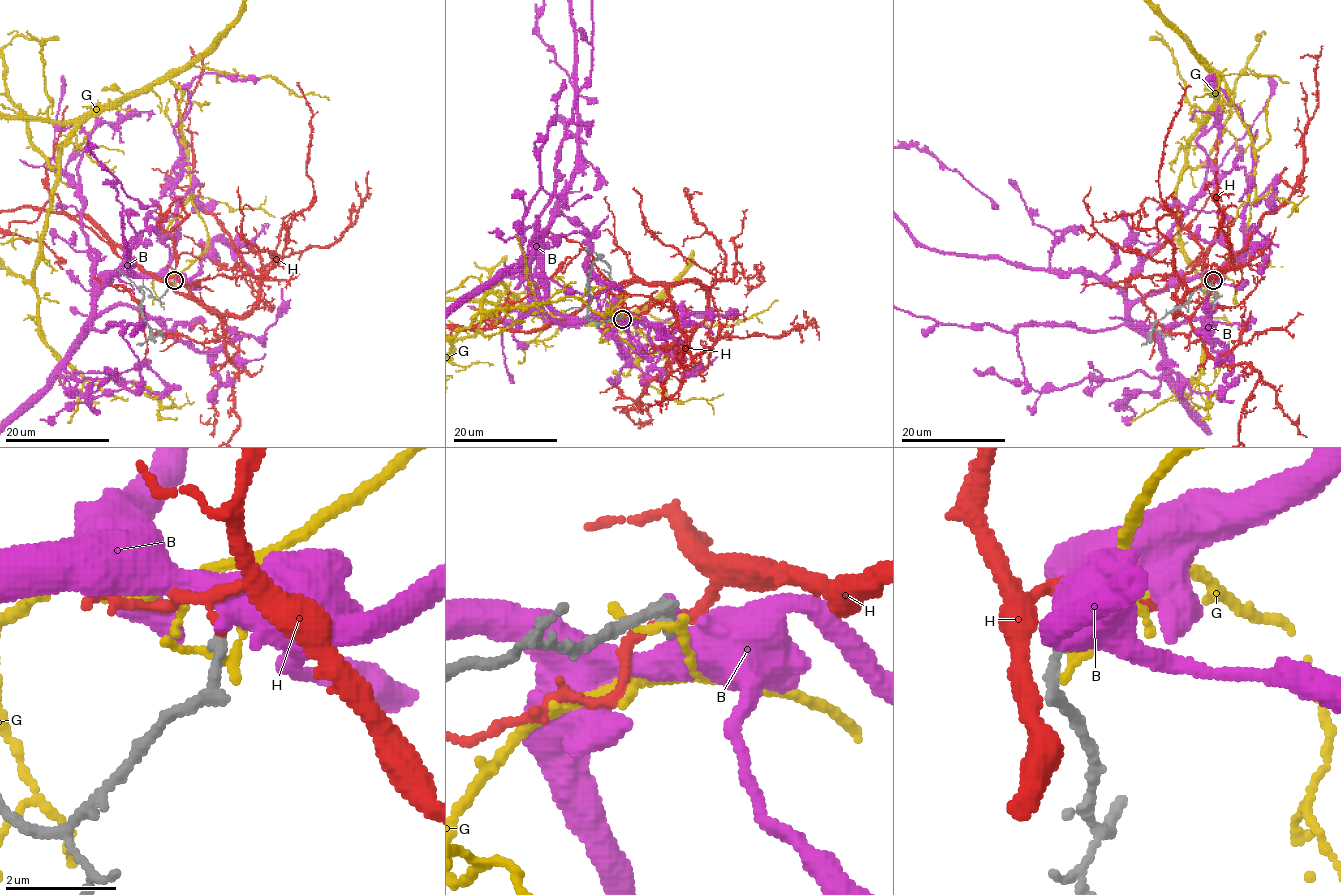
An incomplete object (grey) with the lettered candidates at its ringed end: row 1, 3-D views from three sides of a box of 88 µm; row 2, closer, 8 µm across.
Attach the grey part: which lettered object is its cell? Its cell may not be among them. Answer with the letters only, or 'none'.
none

